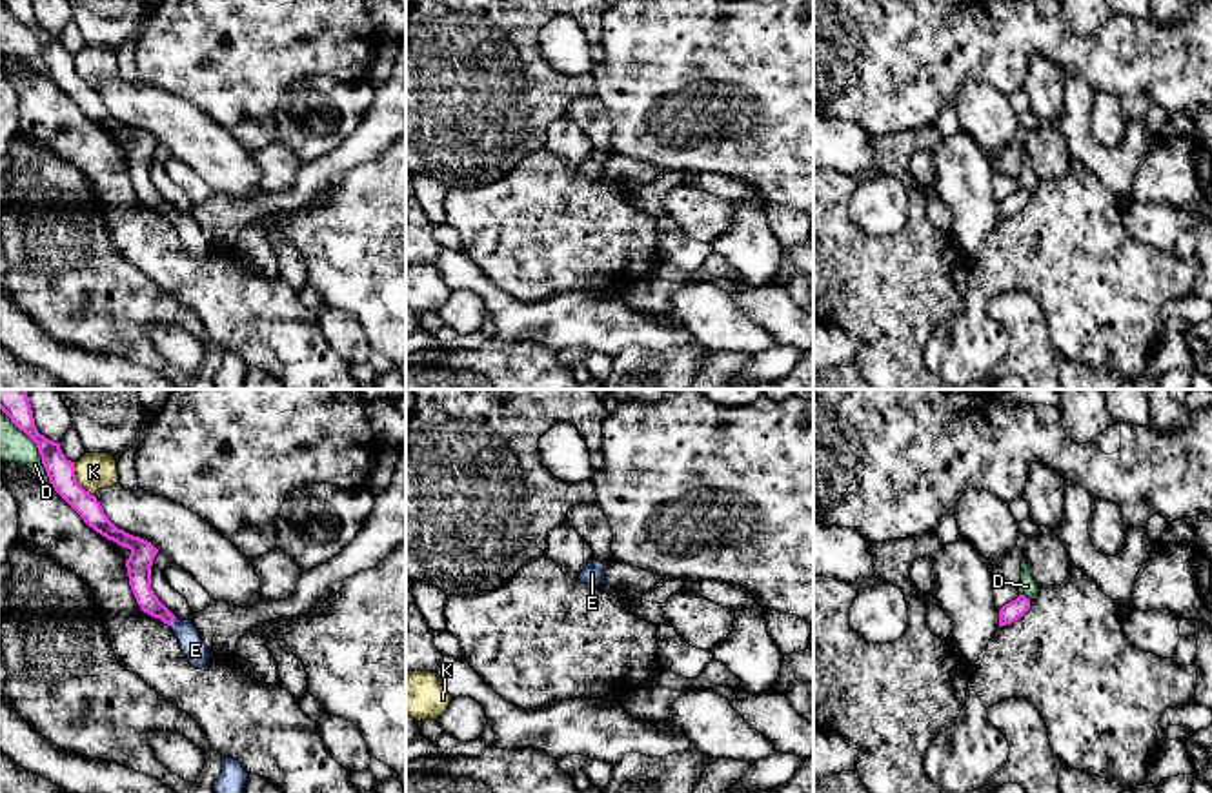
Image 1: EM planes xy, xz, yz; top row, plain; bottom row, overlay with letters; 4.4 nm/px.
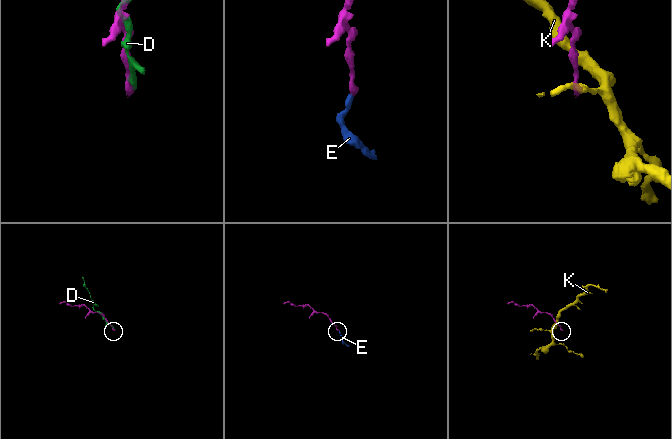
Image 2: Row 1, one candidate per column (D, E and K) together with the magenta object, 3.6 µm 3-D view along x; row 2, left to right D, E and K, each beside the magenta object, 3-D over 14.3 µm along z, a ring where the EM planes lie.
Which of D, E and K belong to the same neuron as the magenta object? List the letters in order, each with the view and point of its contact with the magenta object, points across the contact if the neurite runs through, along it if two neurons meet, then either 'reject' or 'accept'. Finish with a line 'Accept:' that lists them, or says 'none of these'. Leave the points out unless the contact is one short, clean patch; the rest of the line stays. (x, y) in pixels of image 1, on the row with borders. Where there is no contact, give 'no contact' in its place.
D: xy (37, 446) | reject
E: xy (171, 621) | across xy (139, 575), (142, 593), (171, 621), (195, 650) | accept
K: xy (77, 481) | along xy (73, 462), (77, 481), (93, 495) | reject
Accept: E

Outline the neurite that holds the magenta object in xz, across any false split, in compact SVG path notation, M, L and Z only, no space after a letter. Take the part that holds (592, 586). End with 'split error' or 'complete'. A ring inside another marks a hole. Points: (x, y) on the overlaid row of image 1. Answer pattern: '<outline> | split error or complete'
M597 560L584 566L584 569L579 573L579 580L591 587L599 587L602 582L602 577L604 577L604 564L597 562Z | split error

